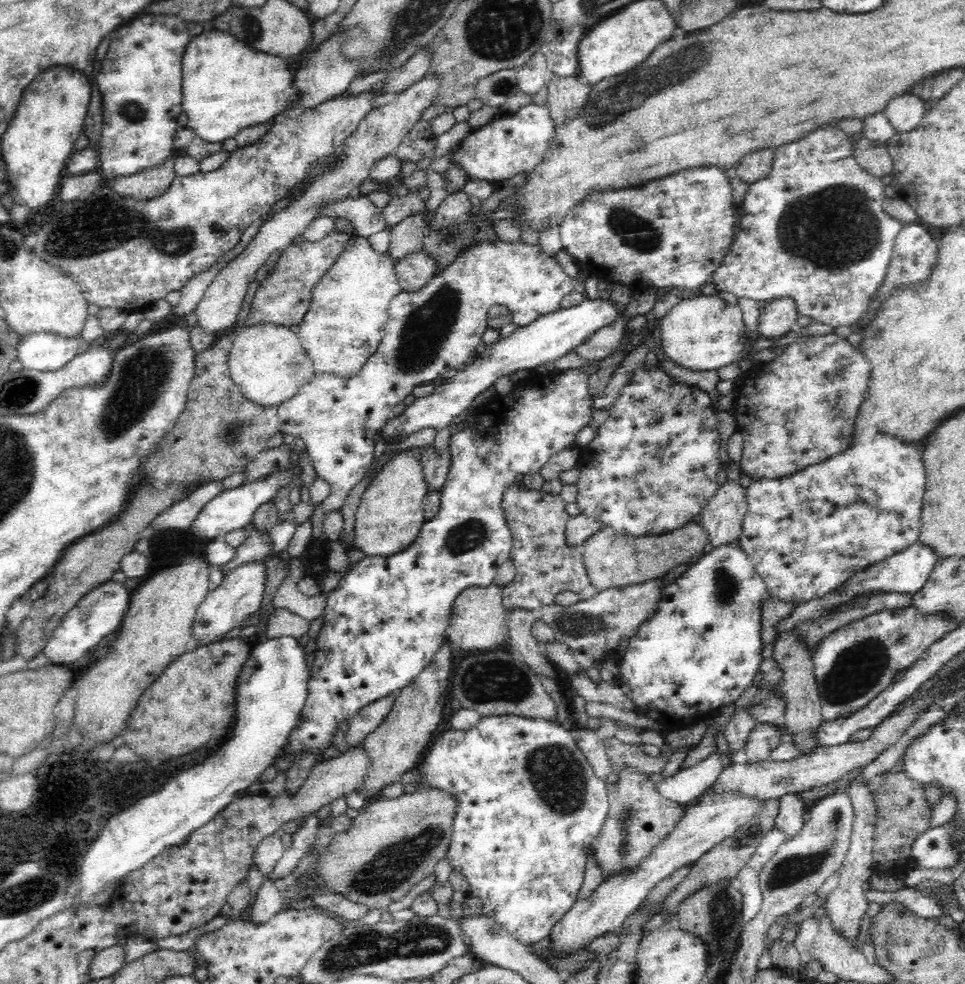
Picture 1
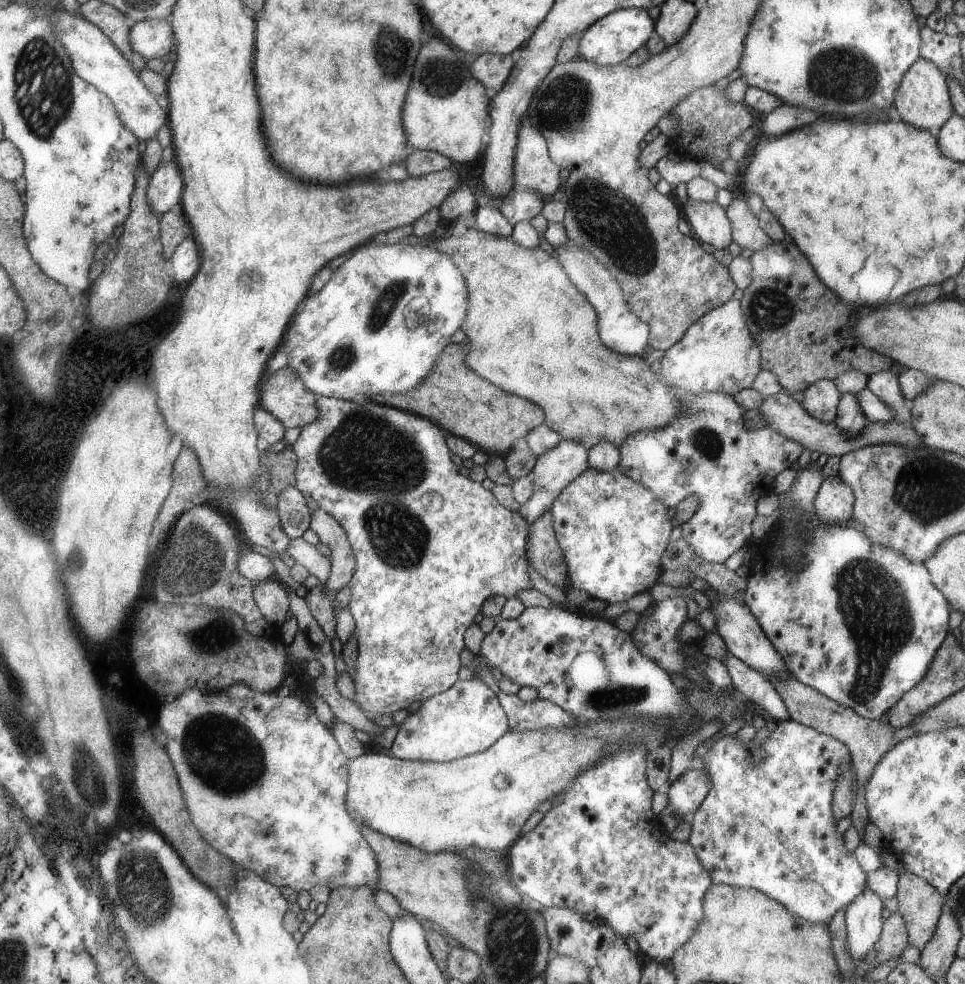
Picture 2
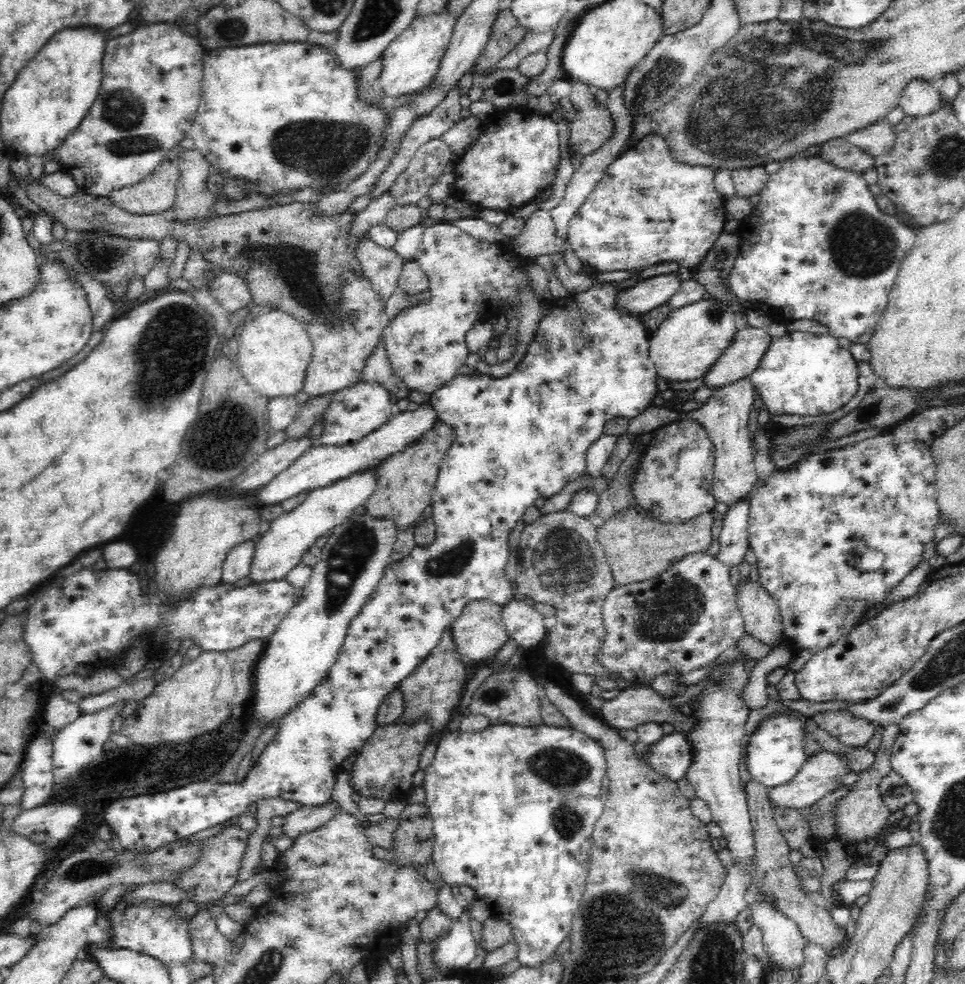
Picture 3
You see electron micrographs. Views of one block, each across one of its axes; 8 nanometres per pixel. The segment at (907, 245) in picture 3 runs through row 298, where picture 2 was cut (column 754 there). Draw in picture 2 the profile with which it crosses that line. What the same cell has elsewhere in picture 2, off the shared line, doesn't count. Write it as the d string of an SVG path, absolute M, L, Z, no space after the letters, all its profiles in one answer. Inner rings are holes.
M790 719L781 721L766 742L762 742L762 744L756 744L753 739L748 742L740 742L735 734L724 736L714 744L712 750L702 760L702 769L706 769L711 778L711 792L704 798L700 808L689 817L691 822L689 842L695 847L700 862L710 871L714 882L763 891L768 898L783 903L789 911L799 915L800 918L824 924L828 924L838 911L846 910L847 906L866 889L868 874L864 872L856 858L852 858L844 852L844 838L836 832L832 814L833 792L838 777L845 769L851 768L852 753L847 743L834 735L827 735Z

